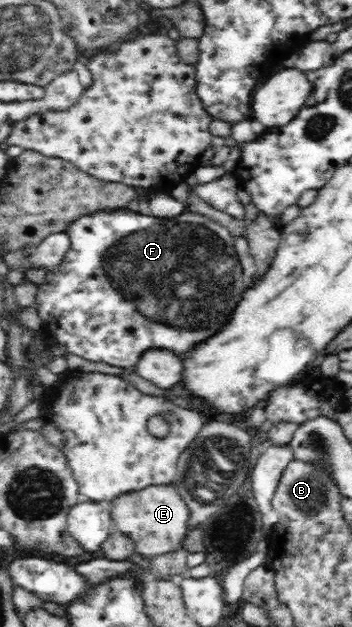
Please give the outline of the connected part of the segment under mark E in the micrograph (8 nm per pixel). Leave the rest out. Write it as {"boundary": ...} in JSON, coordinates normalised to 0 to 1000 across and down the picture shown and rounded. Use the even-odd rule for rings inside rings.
{"boundary":[[[486,772],[426,774],[420,778],[384,785],[347,786],[313,799],[313,805],[313,818],[335,847],[381,860],[384,884],[398,882],[389,890],[403,895],[511,876],[511,866],[531,855],[534,841],[528,837],[540,817],[528,799]]]}

